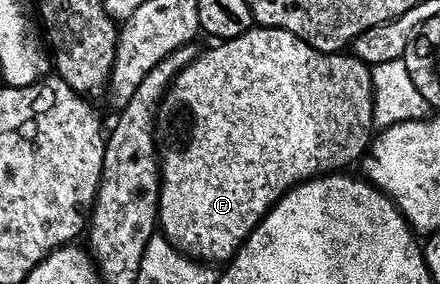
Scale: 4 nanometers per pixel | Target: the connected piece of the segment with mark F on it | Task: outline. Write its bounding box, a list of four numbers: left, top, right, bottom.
[157,25,374,264]

